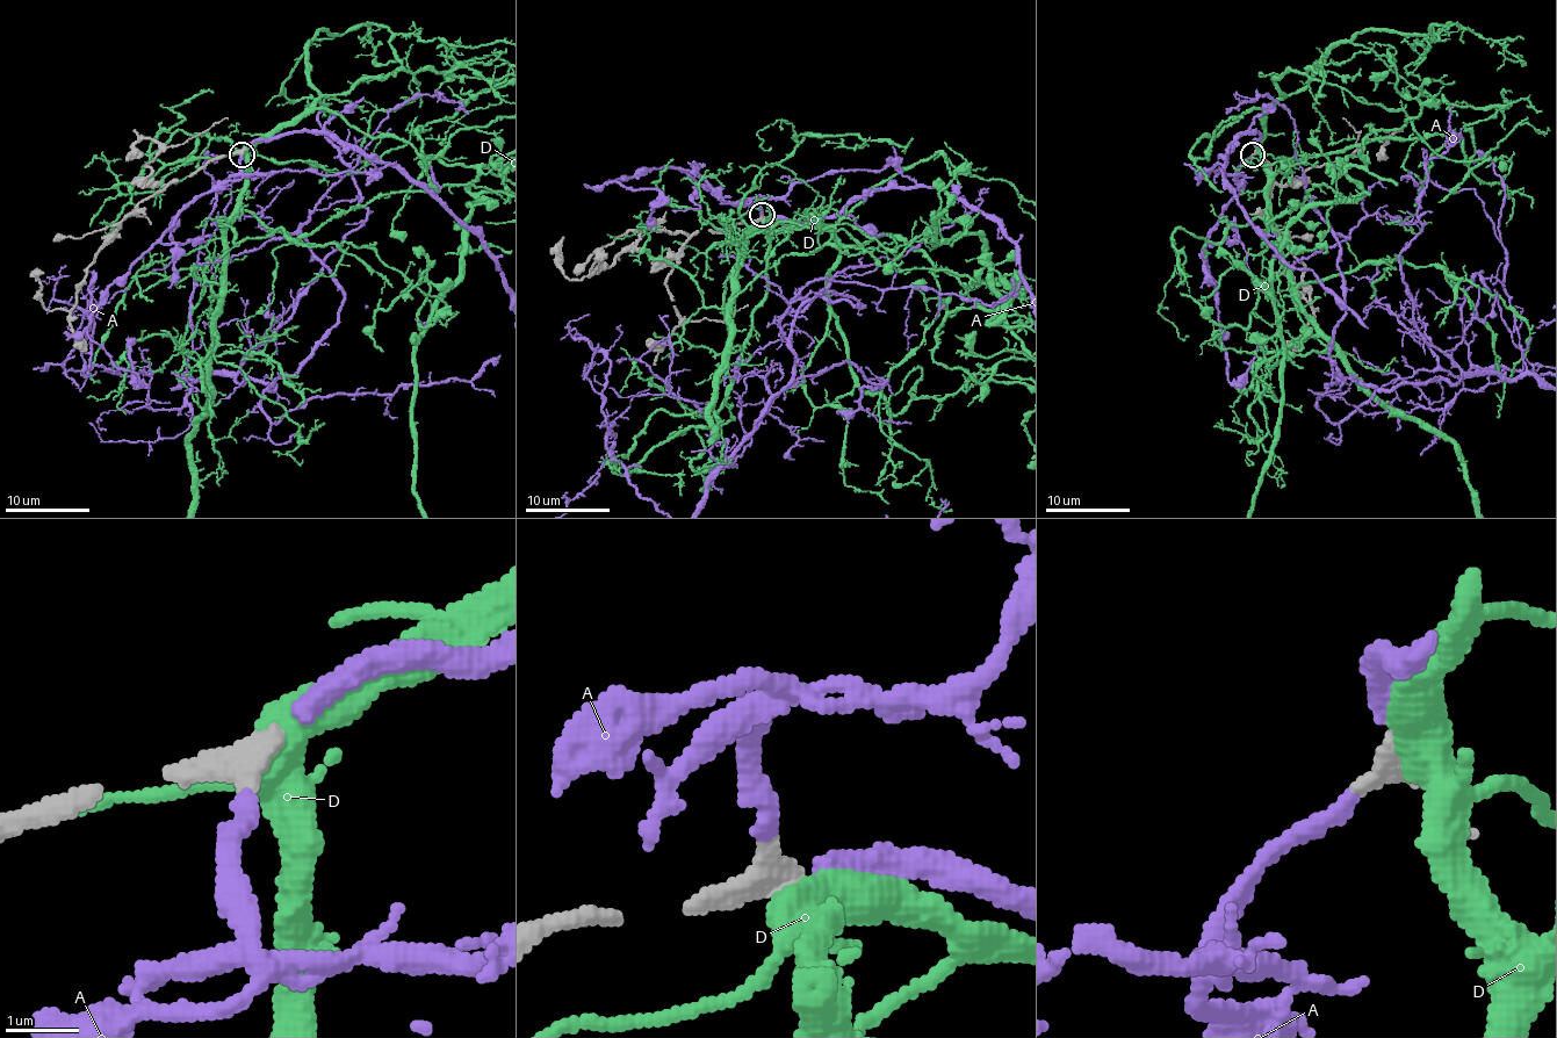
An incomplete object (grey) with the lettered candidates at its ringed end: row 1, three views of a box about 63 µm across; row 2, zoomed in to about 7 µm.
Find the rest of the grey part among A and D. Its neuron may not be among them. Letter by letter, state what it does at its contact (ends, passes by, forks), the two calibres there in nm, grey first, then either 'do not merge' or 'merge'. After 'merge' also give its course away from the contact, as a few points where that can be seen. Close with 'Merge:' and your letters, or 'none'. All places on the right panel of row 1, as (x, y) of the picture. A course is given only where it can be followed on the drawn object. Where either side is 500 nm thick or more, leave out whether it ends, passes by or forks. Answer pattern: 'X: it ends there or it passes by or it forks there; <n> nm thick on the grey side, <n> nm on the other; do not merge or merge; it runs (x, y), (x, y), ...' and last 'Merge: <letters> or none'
A: it passes by; 400 nm thick on the grey side, 190 nm on the other; merge
D: it forks there; 440 nm thick on the grey side, 480 nm on the other; do not merge
Merge: A

